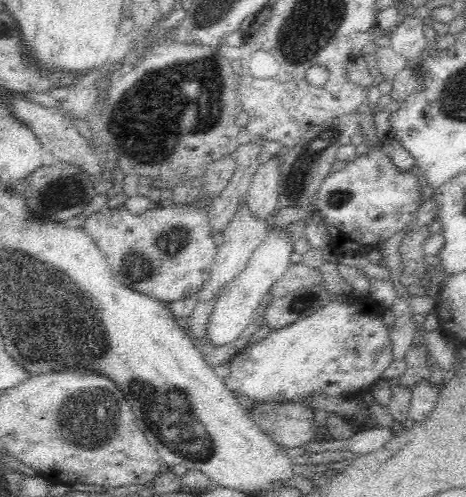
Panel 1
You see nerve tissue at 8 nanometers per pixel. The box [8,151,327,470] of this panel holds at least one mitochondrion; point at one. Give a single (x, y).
(168, 412)

